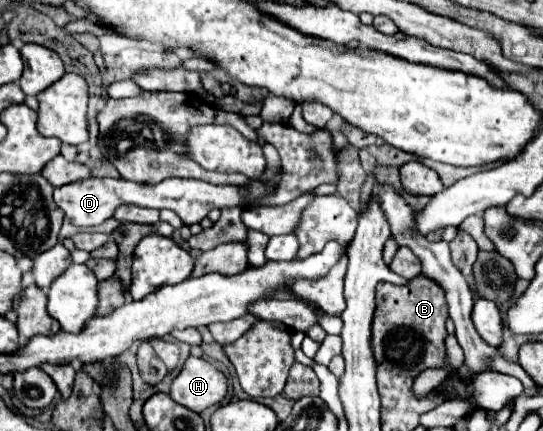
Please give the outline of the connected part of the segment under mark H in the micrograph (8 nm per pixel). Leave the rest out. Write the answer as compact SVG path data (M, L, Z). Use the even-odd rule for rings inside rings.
M189 357L181 373L173 379L171 399L179 405L201 413L211 405L221 403L227 393L225 375L201 357Z

